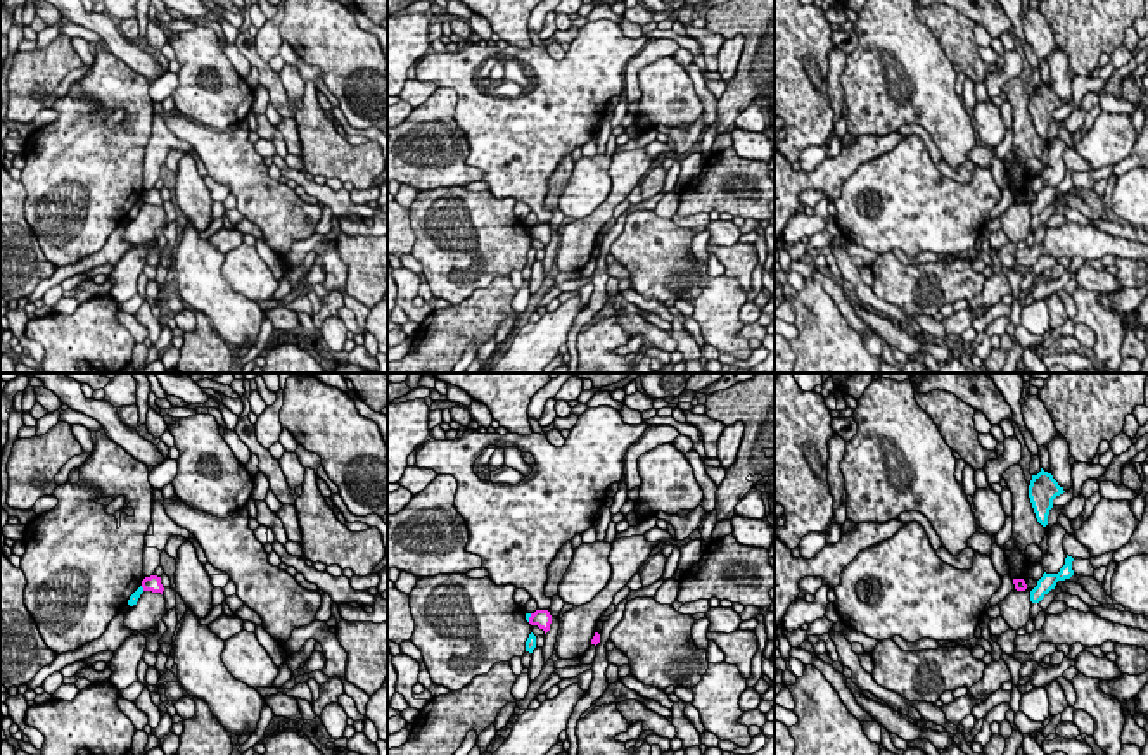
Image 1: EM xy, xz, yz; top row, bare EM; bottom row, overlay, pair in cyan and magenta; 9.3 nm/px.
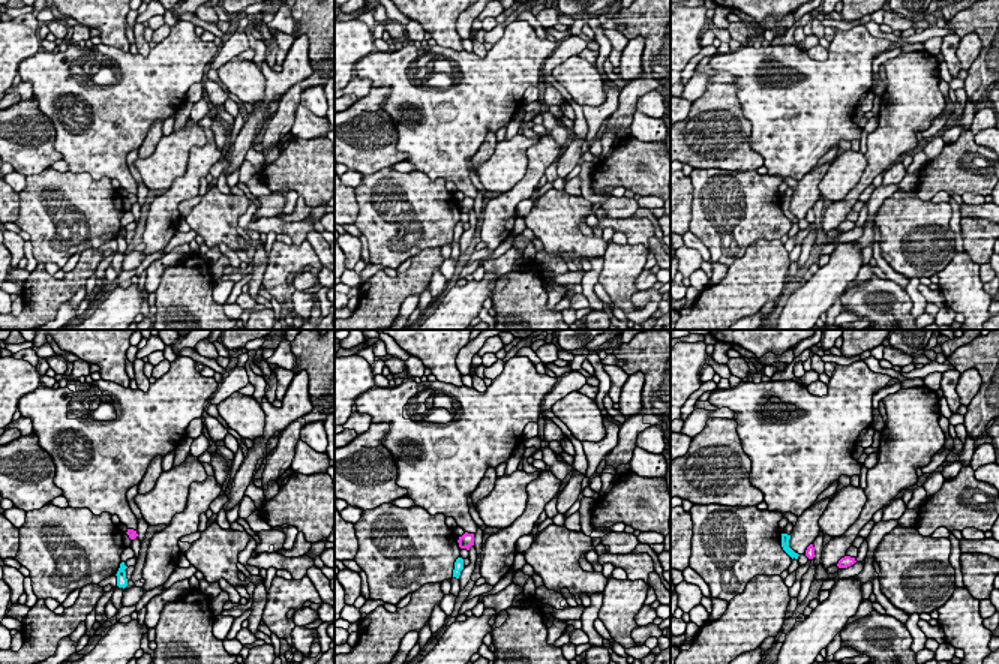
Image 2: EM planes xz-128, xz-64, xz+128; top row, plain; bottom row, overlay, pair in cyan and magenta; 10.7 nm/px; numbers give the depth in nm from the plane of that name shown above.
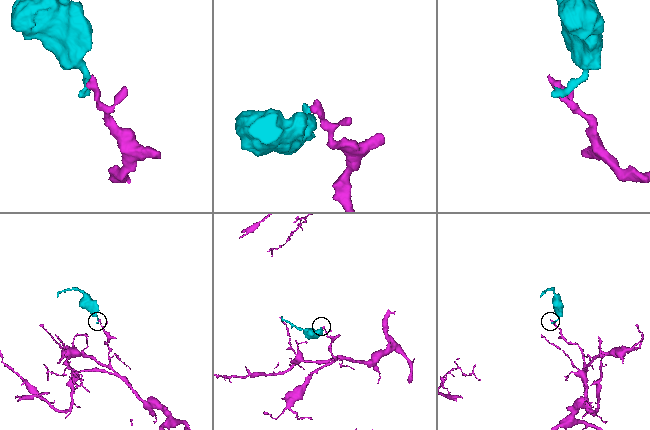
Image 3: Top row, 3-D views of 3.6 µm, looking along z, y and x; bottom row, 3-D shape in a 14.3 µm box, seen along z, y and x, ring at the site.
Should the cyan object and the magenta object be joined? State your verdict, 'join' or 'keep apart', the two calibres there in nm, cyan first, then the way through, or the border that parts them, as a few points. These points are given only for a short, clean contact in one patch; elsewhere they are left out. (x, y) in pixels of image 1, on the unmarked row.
keep apart | 50/160 nm | along xz (531, 227), (528, 234)

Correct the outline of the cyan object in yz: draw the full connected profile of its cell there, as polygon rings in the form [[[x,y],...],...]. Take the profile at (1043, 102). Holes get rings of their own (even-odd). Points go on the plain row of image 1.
[[[1043,81],[1037,88],[1032,88],[1029,98],[1029,111],[1036,131],[1043,140],[1048,138],[1048,128],[1049,123],[1053,121],[1053,112],[1063,105],[1065,105],[1063,100],[1060,100],[1058,95],[1053,92],[1053,88],[1044,85]]]

